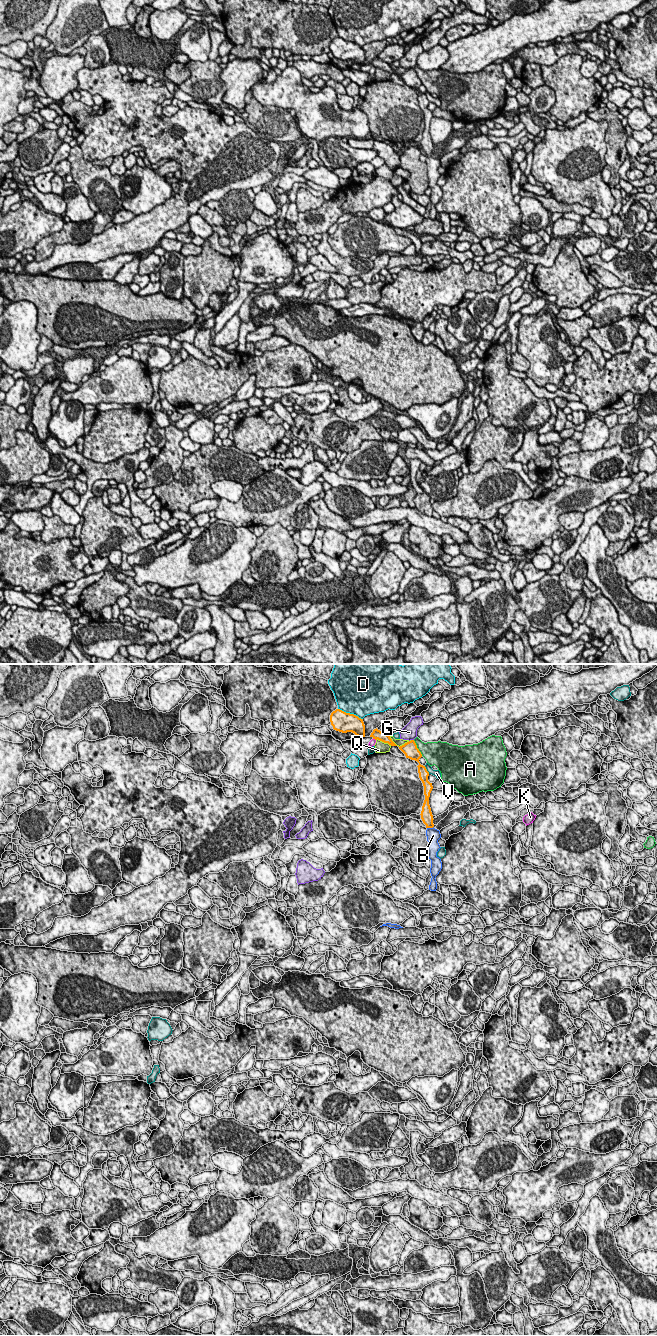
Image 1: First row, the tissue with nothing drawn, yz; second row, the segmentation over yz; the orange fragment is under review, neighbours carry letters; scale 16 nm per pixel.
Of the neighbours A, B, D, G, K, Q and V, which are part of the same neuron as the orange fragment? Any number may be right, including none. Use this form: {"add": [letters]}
{"add": ["B"]}

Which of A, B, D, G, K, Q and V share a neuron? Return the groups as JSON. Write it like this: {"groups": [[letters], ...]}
{"groups": [["A"], ["B"], ["D"], ["G"], ["K"], ["Q"], ["V"]]}

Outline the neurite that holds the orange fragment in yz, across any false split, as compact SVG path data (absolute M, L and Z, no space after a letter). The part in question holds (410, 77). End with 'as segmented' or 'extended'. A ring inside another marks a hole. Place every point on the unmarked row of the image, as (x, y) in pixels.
M411 68L407 71L405 71L404 73L400 74L399 77L405 82L406 86L409 86L411 88L415 88L419 91L419 93L417 94L418 95L418 101L419 101L419 106L420 108L422 109L423 111L423 114L424 114L424 123L425 123L425 128L424 128L424 131L423 131L423 134L422 134L422 139L421 139L421 147L423 149L423 151L426 153L426 164L427 164L427 169L428 169L428 185L429 187L431 188L431 196L430 196L430 201L431 201L431 210L430 210L430 213L429 213L429 218L431 219L436 219L437 217L437 210L436 210L436 204L439 202L439 200L441 199L442 197L442 190L441 190L441 187L437 184L437 180L439 179L439 177L441 176L439 171L438 171L438 168L441 166L441 162L440 162L440 159L435 157L434 156L434 152L433 152L433 143L432 143L432 140L431 140L431 136L430 136L430 133L429 133L429 125L430 125L430 121L433 117L433 114L432 114L432 111L430 111L428 109L428 104L429 104L429 100L427 99L426 95L421 93L420 90L419 90L419 87L422 85L422 82L421 80L419 79L419 77L417 76L417 73L415 71L414 68Z; extended

